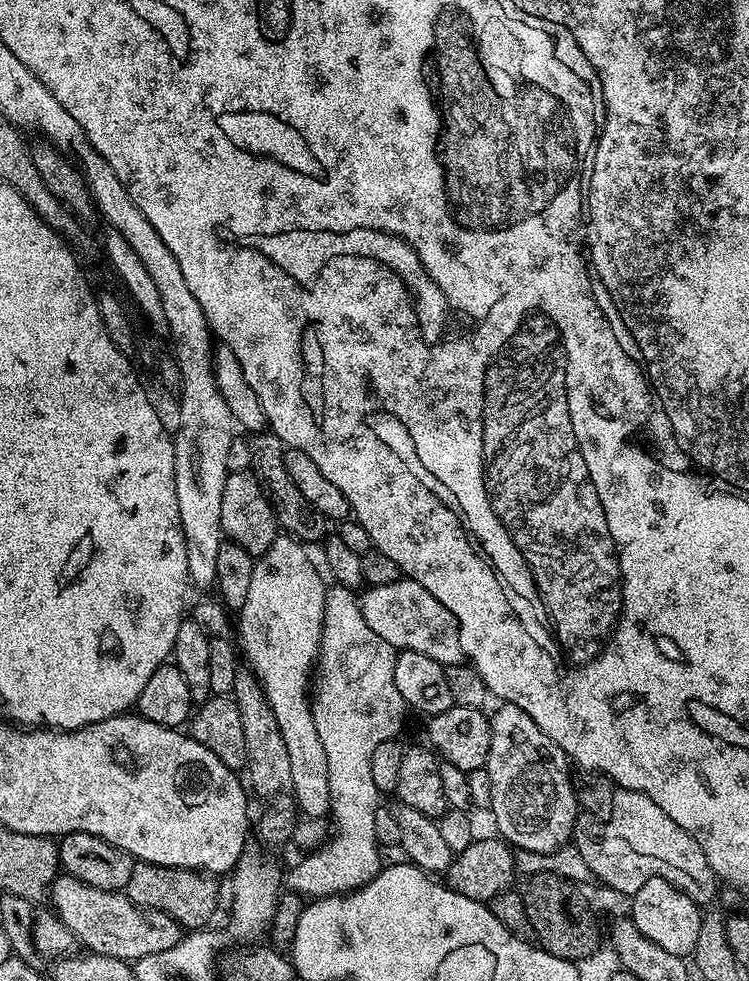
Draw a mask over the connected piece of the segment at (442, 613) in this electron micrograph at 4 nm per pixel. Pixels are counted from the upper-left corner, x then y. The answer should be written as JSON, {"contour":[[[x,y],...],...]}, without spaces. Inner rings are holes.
{"contour":[[[404,576],[384,586],[367,587],[364,591],[359,599],[363,618],[374,634],[389,642],[392,648],[397,651],[417,650],[445,668],[463,663],[464,647],[461,646],[456,620],[424,586]]]}

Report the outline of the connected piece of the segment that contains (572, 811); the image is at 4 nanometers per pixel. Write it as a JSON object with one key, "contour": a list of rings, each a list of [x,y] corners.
{"contour":[[[501,703],[496,713],[491,713],[490,754],[488,755],[487,770],[490,774],[490,798],[492,806],[490,815],[496,819],[496,828],[501,837],[513,849],[533,851],[535,855],[550,855],[573,839],[578,815],[578,792],[572,788],[572,776],[568,773],[570,761],[568,756],[542,730],[538,730],[538,722],[530,718],[518,706]]]}

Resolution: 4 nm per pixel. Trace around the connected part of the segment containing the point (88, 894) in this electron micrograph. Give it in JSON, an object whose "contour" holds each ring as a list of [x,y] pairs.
{"contour":[[[67,874],[57,875],[56,879],[52,881],[50,900],[51,896],[50,907],[58,919],[72,931],[73,937],[79,943],[81,940],[88,947],[85,949],[89,953],[97,956],[109,956],[110,958],[135,962],[150,954],[162,954],[162,950],[170,950],[170,946],[178,943],[182,935],[180,923],[167,916],[165,912],[159,912],[153,908],[139,908],[123,891],[98,890],[94,886]]]}

